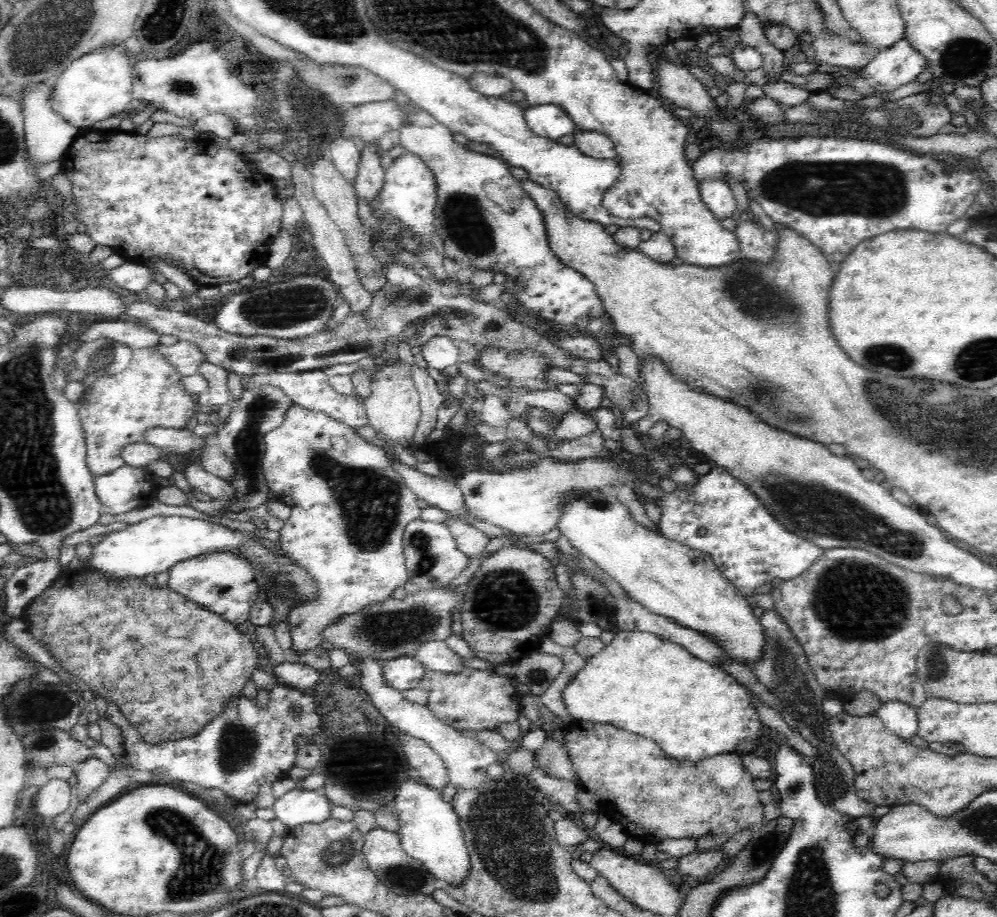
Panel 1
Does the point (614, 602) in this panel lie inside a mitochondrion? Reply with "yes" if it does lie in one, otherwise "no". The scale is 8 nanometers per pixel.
no

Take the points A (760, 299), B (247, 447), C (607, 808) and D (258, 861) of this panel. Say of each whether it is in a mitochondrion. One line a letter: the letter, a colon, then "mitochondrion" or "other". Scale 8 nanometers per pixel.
A: mitochondrion
B: mitochondrion
C: other
D: other

